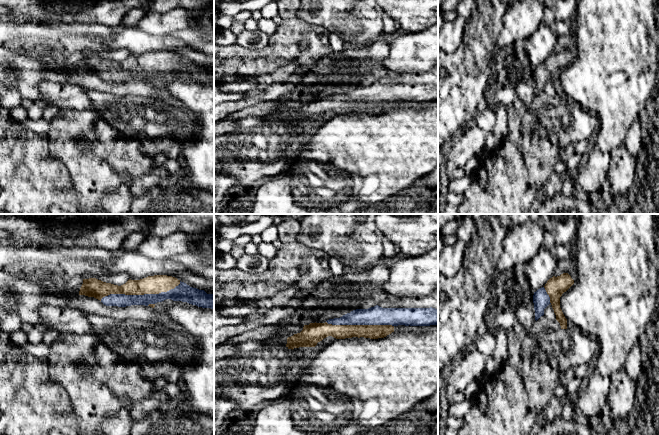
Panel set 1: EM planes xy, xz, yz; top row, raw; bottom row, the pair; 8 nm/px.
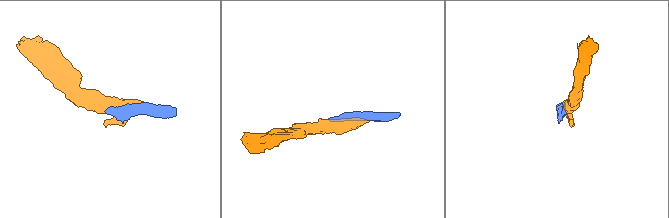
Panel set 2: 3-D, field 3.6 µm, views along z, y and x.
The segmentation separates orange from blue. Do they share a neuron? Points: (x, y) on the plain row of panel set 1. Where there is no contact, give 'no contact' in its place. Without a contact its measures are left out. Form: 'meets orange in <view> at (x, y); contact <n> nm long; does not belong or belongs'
meets orange in xy at (140, 70); contact 650 nm long; belongs

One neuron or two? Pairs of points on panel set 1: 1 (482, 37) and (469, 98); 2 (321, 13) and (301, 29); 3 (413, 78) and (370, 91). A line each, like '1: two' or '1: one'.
1: one
2: two
3: one

